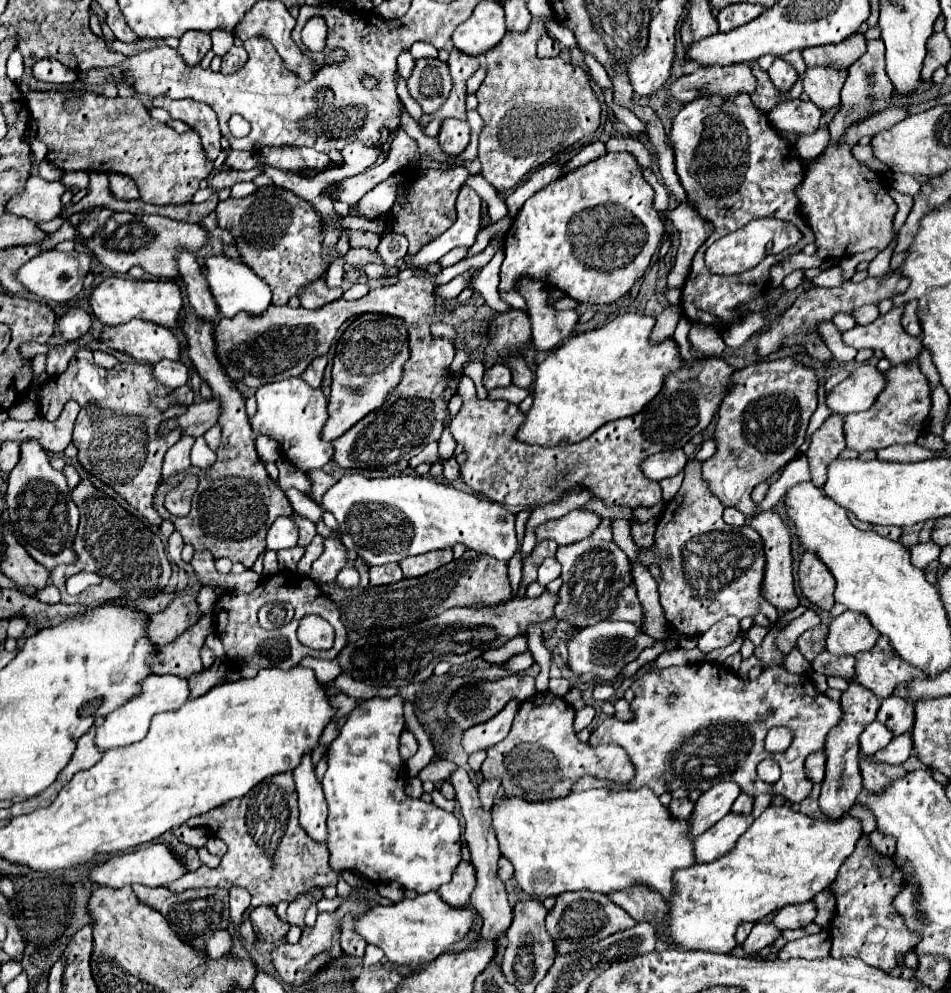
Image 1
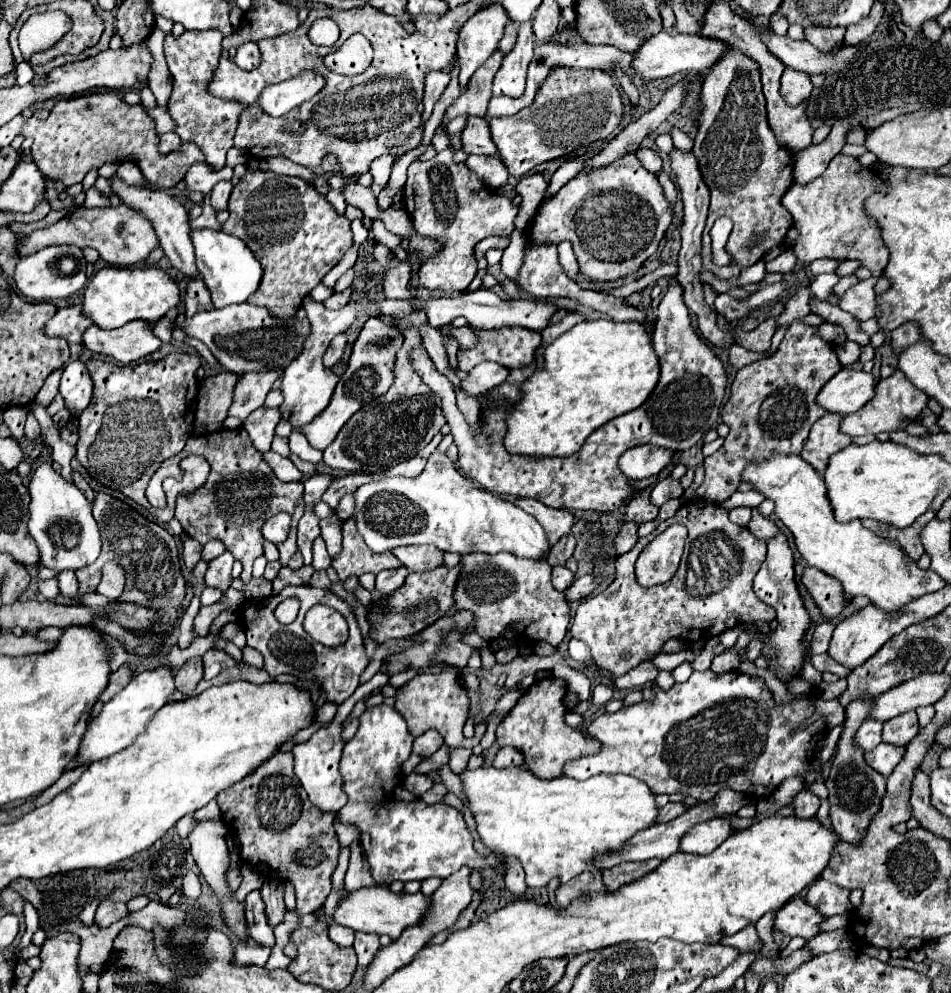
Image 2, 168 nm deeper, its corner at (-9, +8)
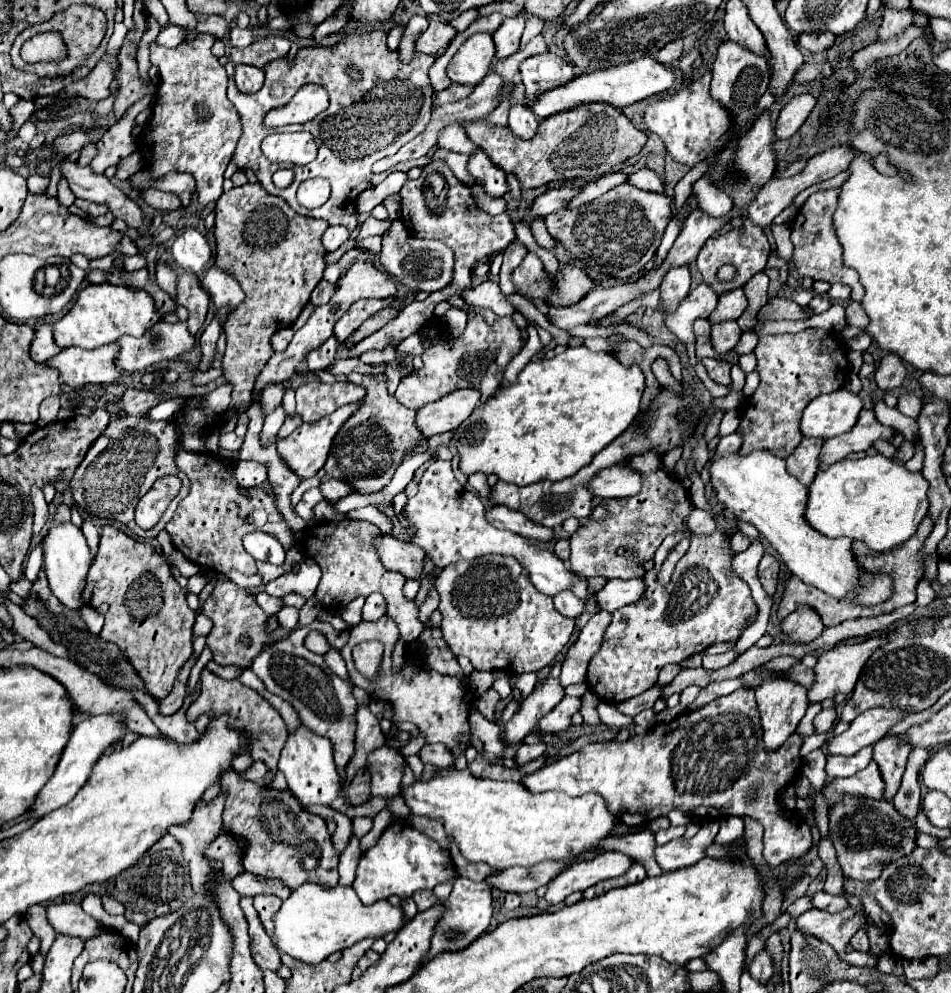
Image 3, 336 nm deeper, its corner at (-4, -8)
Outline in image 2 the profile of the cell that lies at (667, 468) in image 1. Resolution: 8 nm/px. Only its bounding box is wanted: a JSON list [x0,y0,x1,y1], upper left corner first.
[619,444,673,480]

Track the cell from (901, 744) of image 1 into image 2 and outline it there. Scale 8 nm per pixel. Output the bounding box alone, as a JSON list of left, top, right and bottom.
[865,742,905,778]

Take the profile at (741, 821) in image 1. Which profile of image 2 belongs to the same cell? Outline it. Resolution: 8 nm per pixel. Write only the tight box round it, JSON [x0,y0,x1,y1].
[679,818,733,854]

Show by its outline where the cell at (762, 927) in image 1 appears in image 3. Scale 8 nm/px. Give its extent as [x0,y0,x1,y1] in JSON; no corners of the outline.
[796,908,880,966]

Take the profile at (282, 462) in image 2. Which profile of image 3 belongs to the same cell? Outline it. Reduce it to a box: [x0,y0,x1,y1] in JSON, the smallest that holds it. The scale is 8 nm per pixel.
[234,460,268,486]

